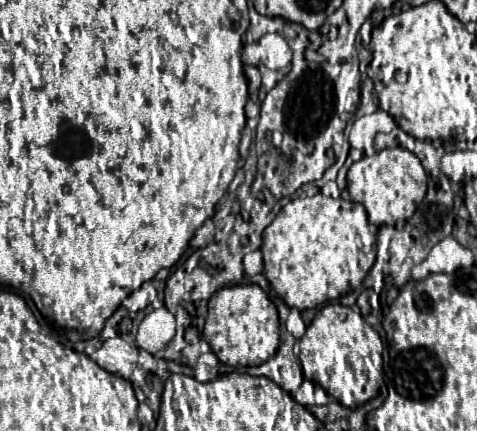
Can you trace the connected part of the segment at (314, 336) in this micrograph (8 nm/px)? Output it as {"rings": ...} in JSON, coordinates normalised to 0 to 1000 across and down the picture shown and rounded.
{"rings":[[[688,705],[679,710],[654,742],[654,752],[642,761],[642,775],[629,784],[629,849],[637,863],[637,877],[650,886],[675,896],[692,919],[700,919],[713,937],[725,947],[751,947],[776,923],[784,923],[797,905],[801,891],[801,854],[797,845],[797,821],[801,821],[801,789],[792,770],[763,747],[755,724],[742,724],[730,710],[717,705]]]}

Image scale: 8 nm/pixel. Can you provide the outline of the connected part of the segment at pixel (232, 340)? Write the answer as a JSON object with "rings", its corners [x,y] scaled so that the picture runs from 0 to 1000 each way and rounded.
{"rings":[[[499,659],[457,673],[436,701],[436,738],[428,756],[428,789],[461,840],[516,854],[541,849],[579,821],[587,798],[587,747],[579,710],[562,696],[553,673],[537,659]]]}

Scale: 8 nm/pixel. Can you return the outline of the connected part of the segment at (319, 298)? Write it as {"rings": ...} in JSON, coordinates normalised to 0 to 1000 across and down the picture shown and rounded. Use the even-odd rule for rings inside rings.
{"rings":[[[662,450],[654,459],[616,459],[583,492],[549,543],[545,585],[553,594],[553,640],[574,677],[600,710],[646,719],[704,696],[759,659],[788,599],[788,548],[776,538],[776,515],[759,473]]]}

